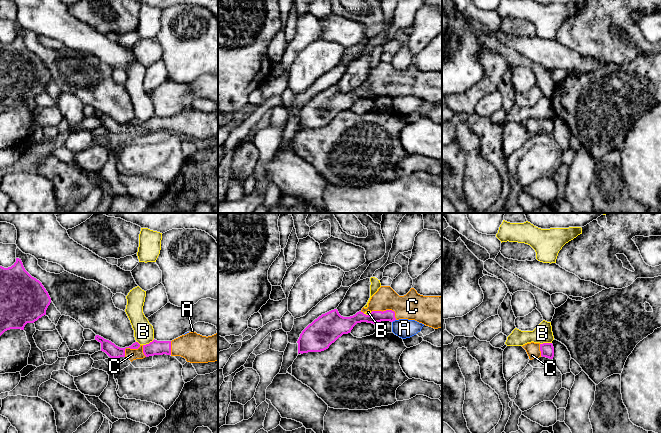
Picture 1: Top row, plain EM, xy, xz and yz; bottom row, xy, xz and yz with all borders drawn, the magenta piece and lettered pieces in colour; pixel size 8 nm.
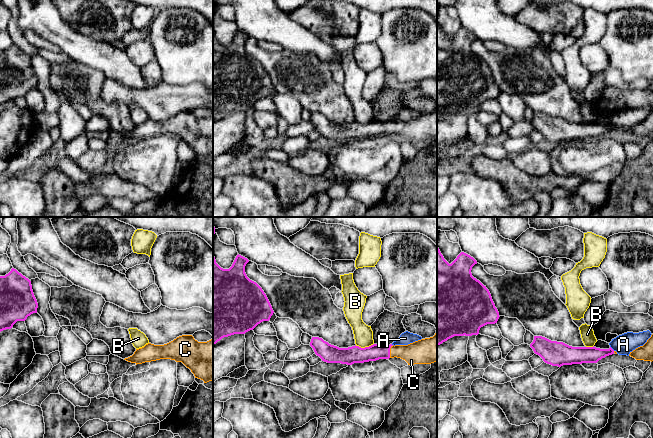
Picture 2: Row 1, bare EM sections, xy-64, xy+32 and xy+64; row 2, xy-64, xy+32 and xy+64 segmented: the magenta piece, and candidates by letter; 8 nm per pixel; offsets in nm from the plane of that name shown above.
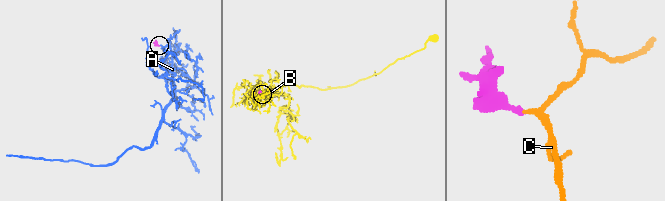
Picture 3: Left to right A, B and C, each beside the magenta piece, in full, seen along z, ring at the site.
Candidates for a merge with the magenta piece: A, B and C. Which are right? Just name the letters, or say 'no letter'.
C

